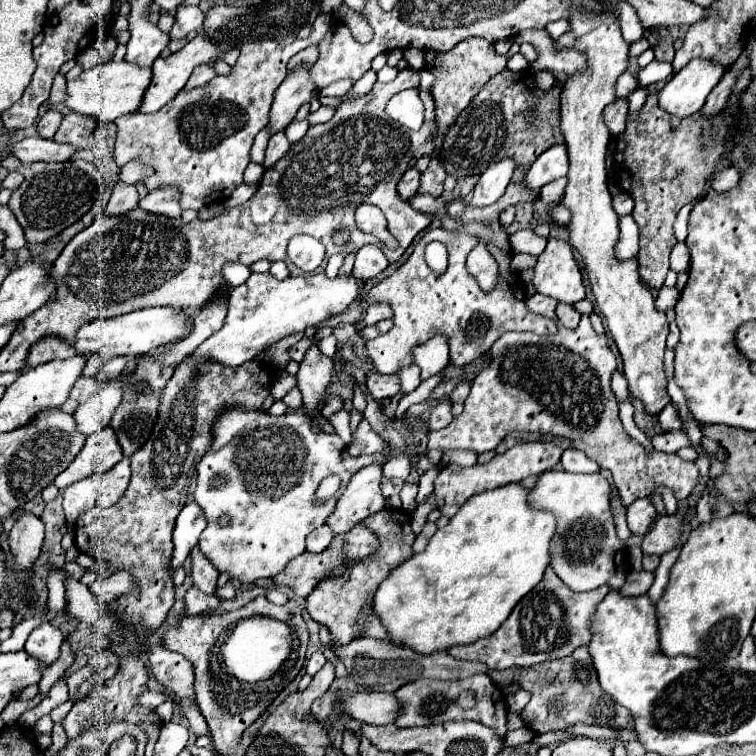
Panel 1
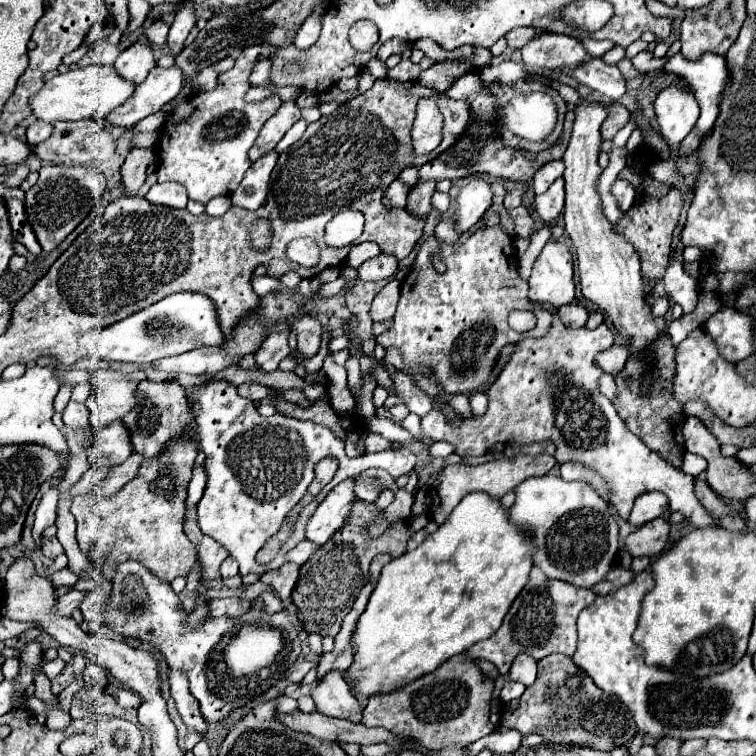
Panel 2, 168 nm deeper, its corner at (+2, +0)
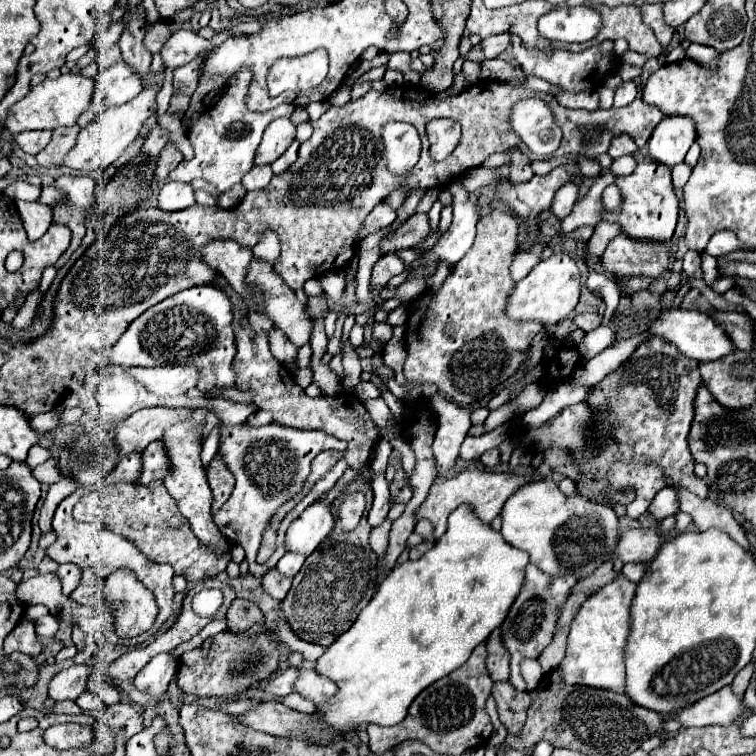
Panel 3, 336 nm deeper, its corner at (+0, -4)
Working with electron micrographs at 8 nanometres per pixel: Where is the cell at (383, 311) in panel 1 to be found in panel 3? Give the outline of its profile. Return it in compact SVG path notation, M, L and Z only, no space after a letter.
M374 323L374 327L372 327L372 335L376 337L376 339L380 339L380 341L388 341L390 337L392 337L392 327L388 325L388 323Z

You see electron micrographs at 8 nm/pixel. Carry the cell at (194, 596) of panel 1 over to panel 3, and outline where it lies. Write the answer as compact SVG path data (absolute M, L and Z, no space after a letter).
M236 599L226 611L226 625L230 631L236 631L236 633L248 631L254 623L258 623L262 619L264 619L264 615L258 609L258 605L252 601L246 601L246 599Z

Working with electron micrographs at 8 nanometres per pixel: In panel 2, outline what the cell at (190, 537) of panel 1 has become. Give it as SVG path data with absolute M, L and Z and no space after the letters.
M198 465L192 469L192 479L190 479L190 485L188 485L188 499L186 499L186 505L196 505L202 497L202 491L204 491L204 485L206 485L206 475L204 475L204 465Z

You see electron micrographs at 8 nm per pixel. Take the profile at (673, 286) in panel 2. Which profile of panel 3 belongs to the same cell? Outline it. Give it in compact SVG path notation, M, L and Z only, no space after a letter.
M672 309L672 311L660 313L658 319L648 323L648 329L650 329L650 335L660 335L662 339L672 341L680 349L680 353L684 353L686 357L696 359L700 363L702 361L716 361L716 359L722 359L722 357L736 351L736 345L728 337L726 329L710 313L704 313L700 309L688 309L688 311Z

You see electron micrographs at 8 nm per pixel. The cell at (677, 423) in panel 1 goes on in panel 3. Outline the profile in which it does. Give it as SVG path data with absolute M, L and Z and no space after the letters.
M702 255L702 271L704 271L704 283L708 287L720 277L716 269L716 259L712 255Z

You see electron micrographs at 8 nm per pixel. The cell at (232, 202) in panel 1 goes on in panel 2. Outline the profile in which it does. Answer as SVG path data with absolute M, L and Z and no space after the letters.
M270 151L264 157L260 157L258 161L254 161L252 167L246 171L238 189L232 193L232 197L230 197L232 203L238 207L244 207L244 209L258 209L266 199L270 173L272 173L276 161L278 161L276 151Z

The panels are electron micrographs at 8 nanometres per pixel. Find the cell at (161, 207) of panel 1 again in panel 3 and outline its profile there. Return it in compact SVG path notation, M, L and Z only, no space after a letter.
M168 181L158 193L158 207L164 211L180 211L194 205L194 189L186 183Z

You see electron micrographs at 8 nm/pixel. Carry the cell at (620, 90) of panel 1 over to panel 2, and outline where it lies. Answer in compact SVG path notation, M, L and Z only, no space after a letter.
M592 59L576 69L566 69L566 75L574 77L580 85L586 85L612 101L618 101L626 93L626 79L620 69L614 65L606 65L602 59Z

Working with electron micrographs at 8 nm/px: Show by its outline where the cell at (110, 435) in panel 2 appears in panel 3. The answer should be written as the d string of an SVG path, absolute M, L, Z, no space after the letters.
M150 407L132 413L128 419L112 427L120 455L144 451L148 443L160 439L162 429L174 425L174 421L186 419L188 413L190 413L188 409L164 409L164 407Z

